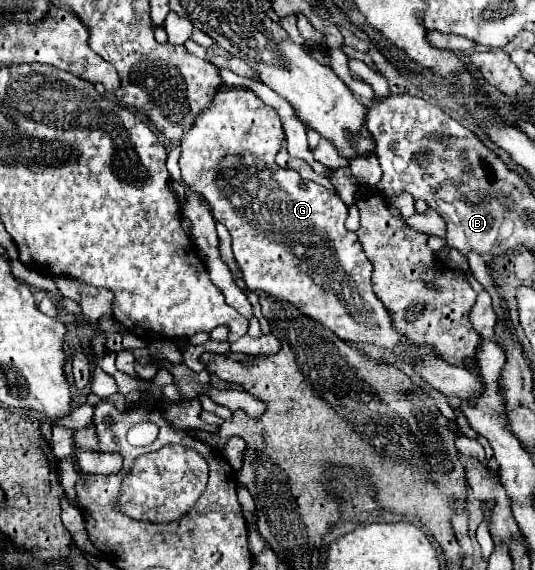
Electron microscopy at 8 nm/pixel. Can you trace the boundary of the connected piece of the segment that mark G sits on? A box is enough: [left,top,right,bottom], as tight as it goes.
[181,88,485,400]

